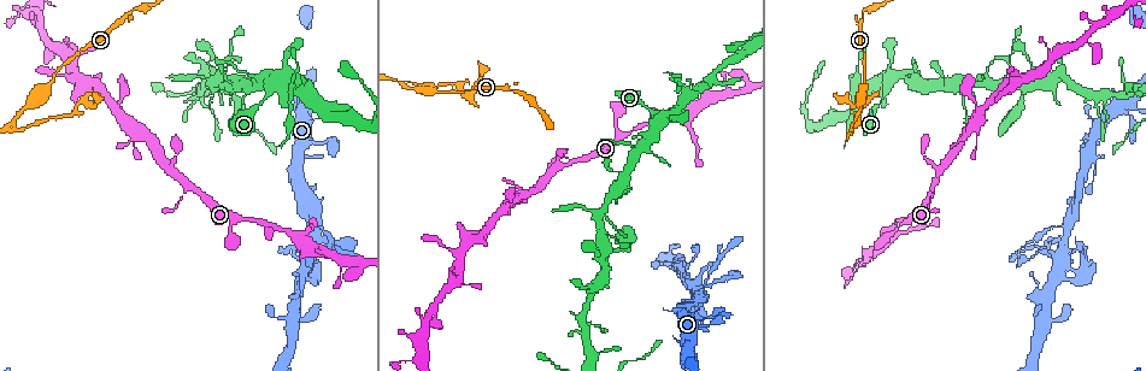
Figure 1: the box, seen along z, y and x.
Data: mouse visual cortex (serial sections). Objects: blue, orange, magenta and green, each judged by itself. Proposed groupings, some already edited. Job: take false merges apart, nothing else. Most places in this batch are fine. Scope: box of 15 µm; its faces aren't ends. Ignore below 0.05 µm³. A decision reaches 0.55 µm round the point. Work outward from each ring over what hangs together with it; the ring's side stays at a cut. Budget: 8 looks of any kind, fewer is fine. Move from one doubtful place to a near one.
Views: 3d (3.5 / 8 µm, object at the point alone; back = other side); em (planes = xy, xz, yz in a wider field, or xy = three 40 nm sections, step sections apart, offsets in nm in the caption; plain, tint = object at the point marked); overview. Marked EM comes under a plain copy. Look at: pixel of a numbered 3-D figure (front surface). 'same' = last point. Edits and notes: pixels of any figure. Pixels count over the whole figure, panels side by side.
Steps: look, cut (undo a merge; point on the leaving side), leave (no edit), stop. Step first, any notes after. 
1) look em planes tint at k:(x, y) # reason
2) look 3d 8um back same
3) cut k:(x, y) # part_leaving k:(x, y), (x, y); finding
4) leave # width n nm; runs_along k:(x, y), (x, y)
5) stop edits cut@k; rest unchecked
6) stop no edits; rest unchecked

look 3d 3.5um at 1:(302, 93) # three-way junction

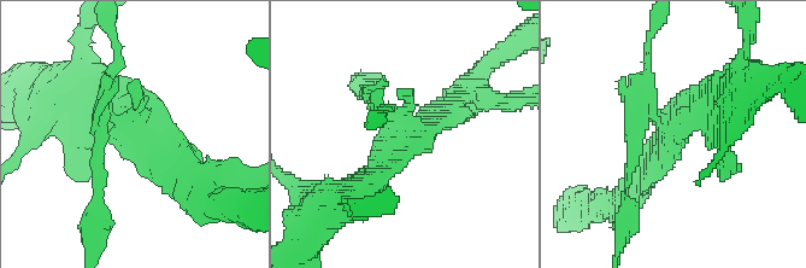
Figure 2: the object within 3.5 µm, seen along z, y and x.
leave # runs_along 2:(94, 94), (194, 186); one cell here

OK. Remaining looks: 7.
look 3d 3.5um at 1:(625, 180) # a fork

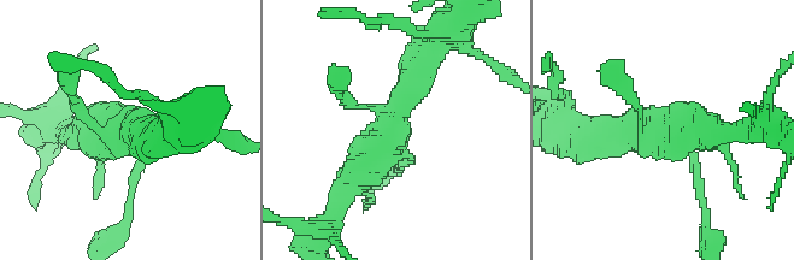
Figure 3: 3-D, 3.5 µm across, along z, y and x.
look em planes tint at 3:(390, 138) # need the tissue

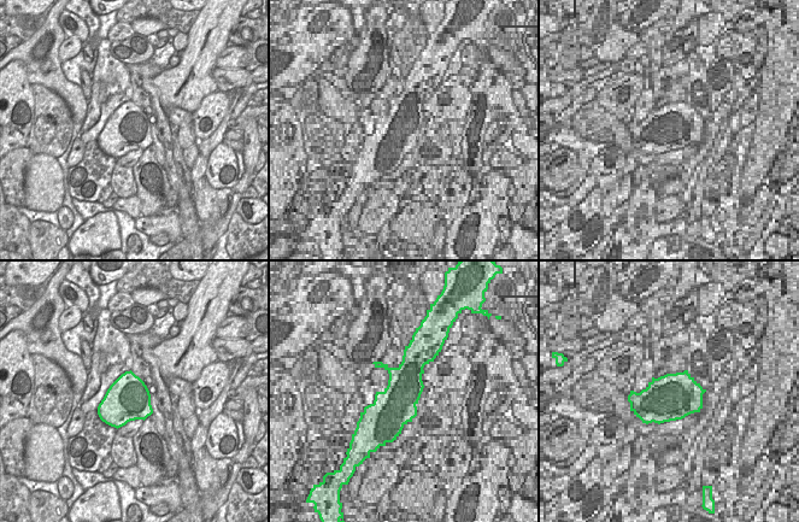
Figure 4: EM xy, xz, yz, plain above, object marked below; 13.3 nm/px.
leave # width 600 nm; runs_along 3:(421, 68), (377, 157), (340, 198); continuous, no second cell

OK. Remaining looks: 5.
look em xy step 1 tint at 1:(1095, 95) # abrupt turn

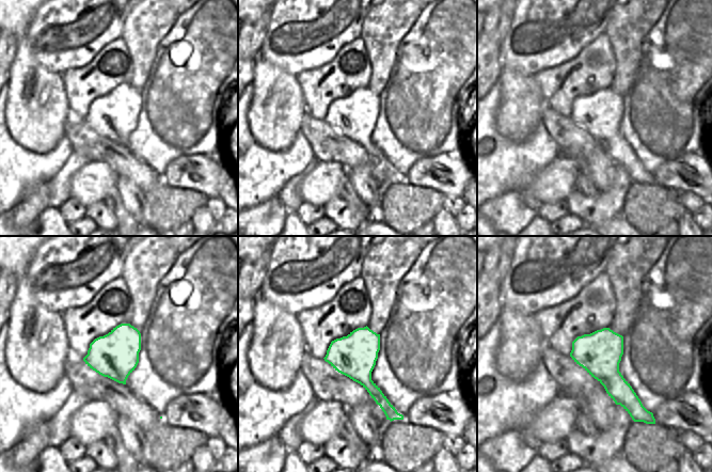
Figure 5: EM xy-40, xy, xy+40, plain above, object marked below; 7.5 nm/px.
look 3d 3.5um same

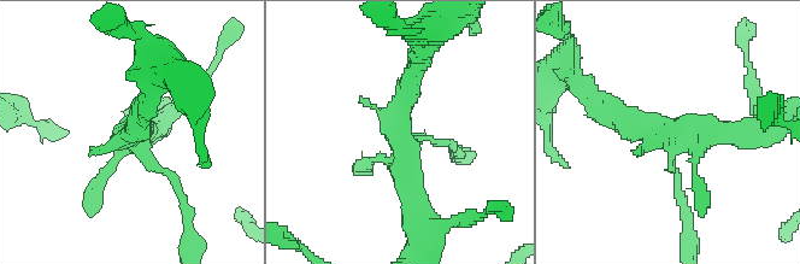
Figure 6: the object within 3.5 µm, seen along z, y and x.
leave # runs_along 6:(604, 101), (641, 132), (754, 132); all the same cell

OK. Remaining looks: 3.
stop no edits; rest unchecked

